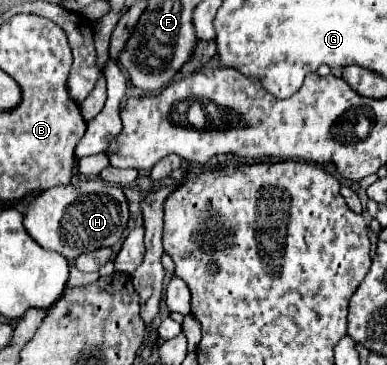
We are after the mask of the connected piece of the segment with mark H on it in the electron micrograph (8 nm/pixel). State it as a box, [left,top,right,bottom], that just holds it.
[24,181,130,261]

